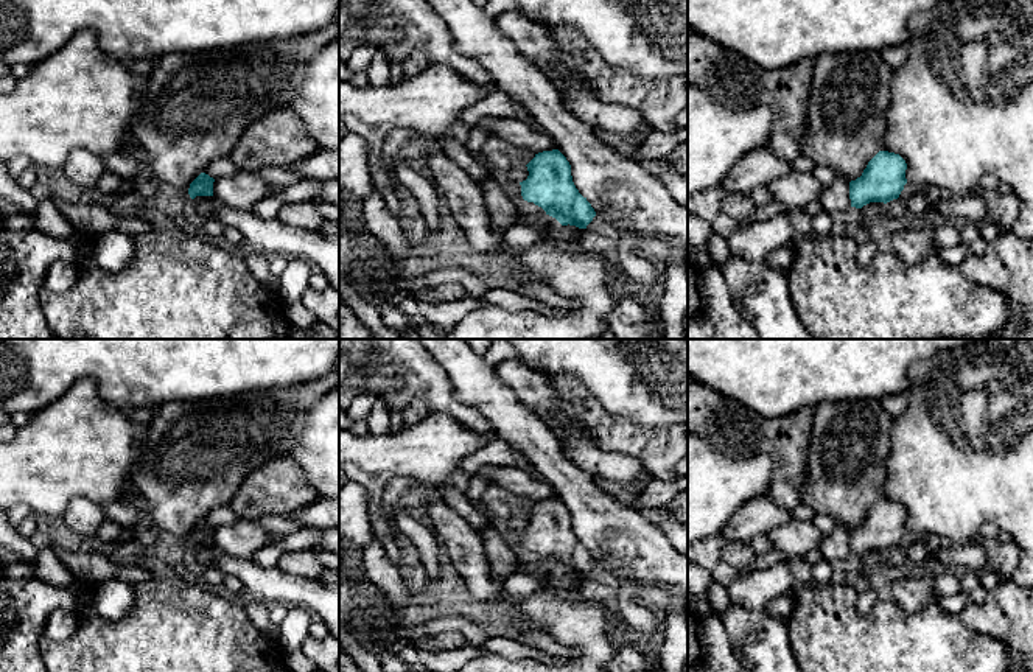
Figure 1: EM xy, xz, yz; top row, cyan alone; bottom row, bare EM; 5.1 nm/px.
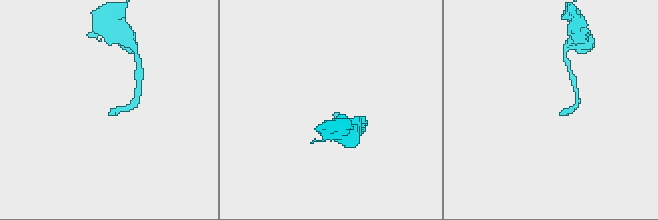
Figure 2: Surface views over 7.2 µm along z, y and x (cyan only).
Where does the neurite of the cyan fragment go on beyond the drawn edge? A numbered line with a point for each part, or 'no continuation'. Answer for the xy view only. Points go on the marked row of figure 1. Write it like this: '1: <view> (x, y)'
no continuation

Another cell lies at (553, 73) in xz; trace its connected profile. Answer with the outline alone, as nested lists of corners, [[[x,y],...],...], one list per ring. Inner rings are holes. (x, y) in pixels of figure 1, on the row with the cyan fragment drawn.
[[[541,65],[540,70],[546,75],[546,78],[557,87],[557,90],[563,96],[565,95],[565,86],[562,81],[560,67]]]

